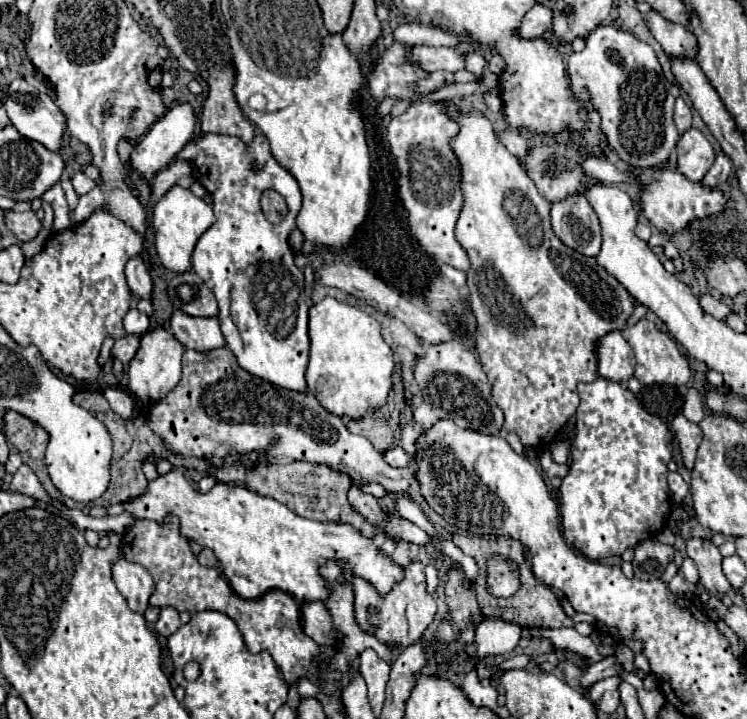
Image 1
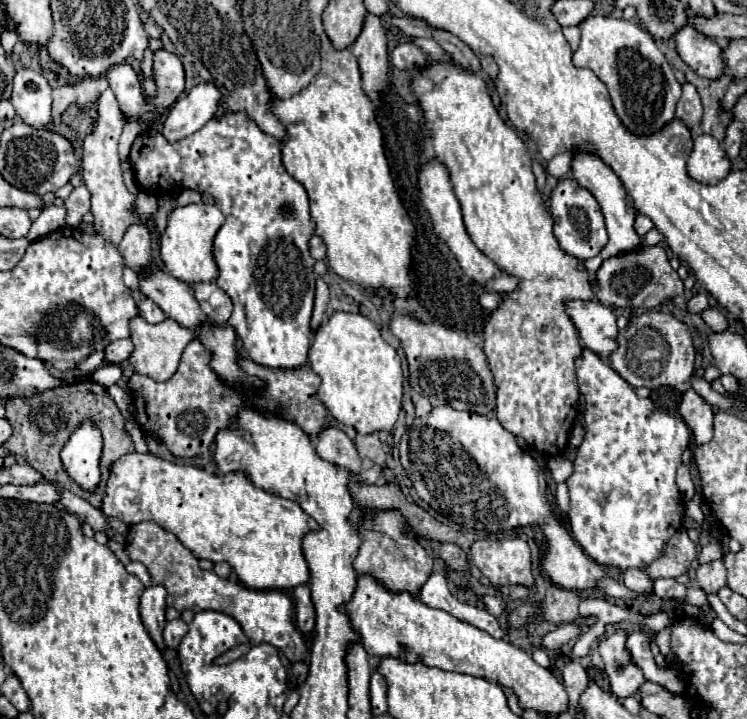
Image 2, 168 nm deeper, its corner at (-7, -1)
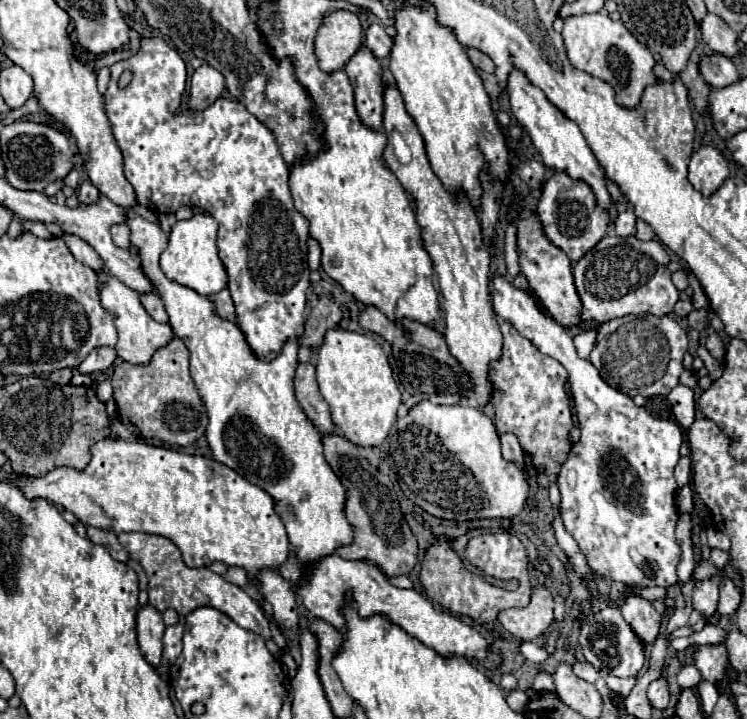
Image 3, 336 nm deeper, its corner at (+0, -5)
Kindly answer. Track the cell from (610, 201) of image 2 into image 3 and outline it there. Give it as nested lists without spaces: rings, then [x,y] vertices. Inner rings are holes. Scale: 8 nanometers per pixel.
[[[513,68],[507,78],[507,96],[511,102],[513,116],[529,132],[535,148],[539,150],[539,154],[543,158],[543,164],[549,168],[555,168],[555,170],[569,172],[569,176],[573,176],[573,180],[585,180],[593,188],[601,208],[605,208],[611,216],[617,216],[615,204],[609,200],[609,192],[605,188],[605,174],[603,174],[597,158],[593,156],[585,136],[581,134],[579,126],[573,120],[569,120],[557,106],[553,106],[547,100],[547,96],[543,94],[543,90],[533,86],[529,82],[529,78],[517,68]]]

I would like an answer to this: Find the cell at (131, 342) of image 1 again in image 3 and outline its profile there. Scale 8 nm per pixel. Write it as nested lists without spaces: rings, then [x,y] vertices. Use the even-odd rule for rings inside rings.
[[[107,346],[95,348],[95,350],[91,350],[91,352],[87,354],[87,358],[77,366],[77,370],[79,370],[81,374],[103,372],[103,370],[107,370],[107,368],[113,366],[115,358],[117,358],[117,354],[115,354],[113,348],[107,348]]]

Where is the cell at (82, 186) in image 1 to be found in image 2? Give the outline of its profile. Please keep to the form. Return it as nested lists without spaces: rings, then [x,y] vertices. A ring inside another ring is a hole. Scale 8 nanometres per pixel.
[[[84,184],[72,190],[72,194],[64,200],[66,206],[66,224],[76,228],[82,222],[82,216],[90,210],[90,192]]]

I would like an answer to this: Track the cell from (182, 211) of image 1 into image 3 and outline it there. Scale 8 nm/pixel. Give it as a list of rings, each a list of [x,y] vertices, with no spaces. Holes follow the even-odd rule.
[[[195,214],[191,220],[179,220],[169,234],[169,246],[161,254],[161,270],[165,276],[193,288],[201,296],[221,292],[227,286],[227,272],[217,252],[217,228],[219,224],[209,214]]]

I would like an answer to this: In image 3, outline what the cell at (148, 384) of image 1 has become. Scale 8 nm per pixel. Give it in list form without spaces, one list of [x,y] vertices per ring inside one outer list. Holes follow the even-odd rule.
[[[99,272],[97,274],[97,284],[99,284],[99,300],[101,306],[113,316],[119,340],[117,340],[117,356],[125,362],[131,364],[147,364],[153,356],[153,352],[161,346],[165,346],[171,338],[173,338],[173,330],[169,328],[169,324],[159,324],[155,322],[147,310],[143,308],[141,300],[139,300],[139,292],[129,288],[127,284],[123,284],[119,278],[107,274],[107,272]]]

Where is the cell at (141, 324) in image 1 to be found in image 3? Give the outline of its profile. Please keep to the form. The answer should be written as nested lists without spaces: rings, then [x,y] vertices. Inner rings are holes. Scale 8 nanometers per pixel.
[[[145,292],[145,294],[141,294],[141,304],[153,316],[153,320],[157,320],[157,322],[167,322],[169,320],[169,316],[165,312],[165,306],[163,306],[161,298],[157,296],[157,292]]]

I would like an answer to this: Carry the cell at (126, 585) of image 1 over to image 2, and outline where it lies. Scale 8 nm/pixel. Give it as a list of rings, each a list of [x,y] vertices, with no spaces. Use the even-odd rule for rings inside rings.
[[[150,586],[142,592],[140,616],[158,648],[164,648],[164,640],[162,640],[162,630],[166,624],[164,608],[166,608],[166,590],[162,586]]]

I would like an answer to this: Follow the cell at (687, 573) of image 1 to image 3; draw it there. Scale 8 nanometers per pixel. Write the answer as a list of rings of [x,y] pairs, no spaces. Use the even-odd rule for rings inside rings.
[[[713,548],[713,550],[711,550],[711,556],[709,556],[709,560],[711,560],[715,566],[723,568],[723,566],[727,566],[727,564],[731,562],[731,554],[729,554],[729,552],[725,552],[725,550]]]

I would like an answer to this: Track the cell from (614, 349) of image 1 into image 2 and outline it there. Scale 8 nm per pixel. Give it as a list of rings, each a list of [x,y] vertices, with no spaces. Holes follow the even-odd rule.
[[[574,300],[566,304],[566,310],[580,334],[582,346],[592,350],[602,360],[608,360],[618,348],[618,326],[612,308],[602,306],[600,302]]]

